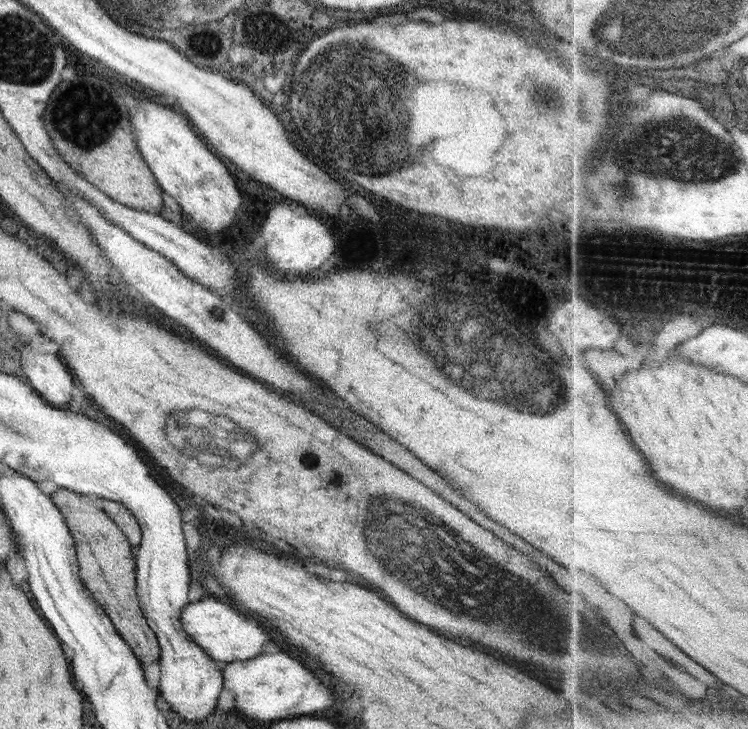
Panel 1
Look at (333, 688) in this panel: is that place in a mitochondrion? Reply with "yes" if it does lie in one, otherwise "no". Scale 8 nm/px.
no

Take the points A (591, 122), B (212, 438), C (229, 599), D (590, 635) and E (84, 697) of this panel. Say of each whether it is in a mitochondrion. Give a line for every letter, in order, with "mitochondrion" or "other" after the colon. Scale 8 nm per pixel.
A: mitochondrion
B: mitochondrion
C: other
D: mitochondrion
E: other

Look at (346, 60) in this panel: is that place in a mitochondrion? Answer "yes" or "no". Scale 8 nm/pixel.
yes

